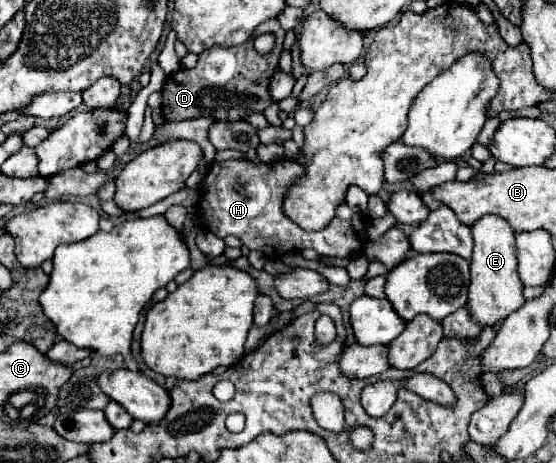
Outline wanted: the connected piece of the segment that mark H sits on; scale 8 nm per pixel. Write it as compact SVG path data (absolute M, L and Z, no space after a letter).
M242 159L214 163L210 167L204 183L202 183L204 185L202 189L208 195L200 197L200 221L214 235L218 235L222 239L228 235L234 235L242 241L242 245L246 245L248 249L264 253L268 259L278 259L286 253L302 251L302 249L314 249L322 257L350 257L350 255L358 253L366 243L366 219L362 219L362 215L354 213L346 201L342 201L338 205L334 219L320 231L304 231L298 223L294 223L290 217L284 215L282 203L286 199L286 193L304 175L306 175L306 169L298 161L292 161L292 159L282 159L282 161L274 161L274 163L260 163L260 165L256 165L252 161L242 161Z

